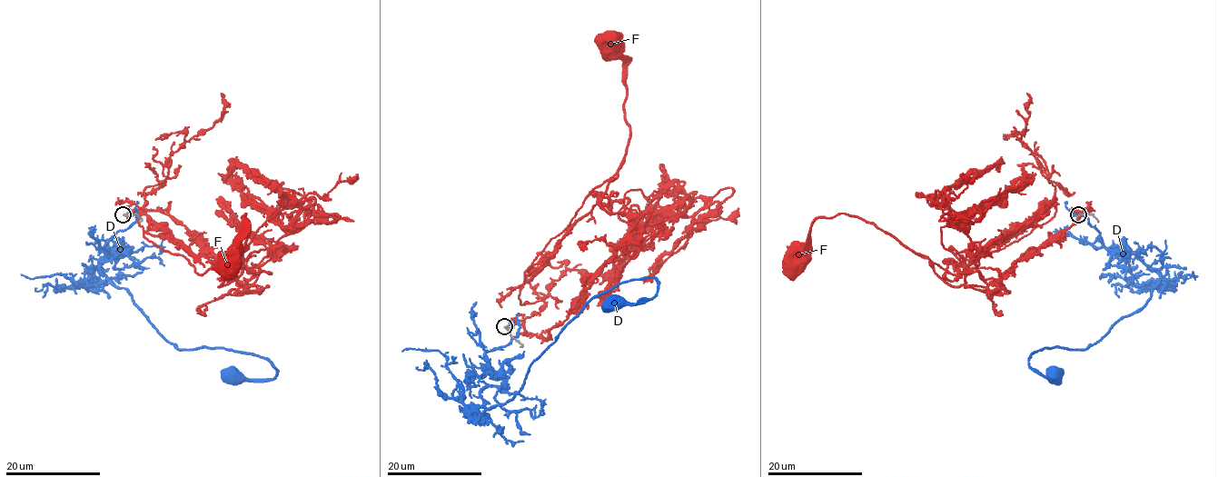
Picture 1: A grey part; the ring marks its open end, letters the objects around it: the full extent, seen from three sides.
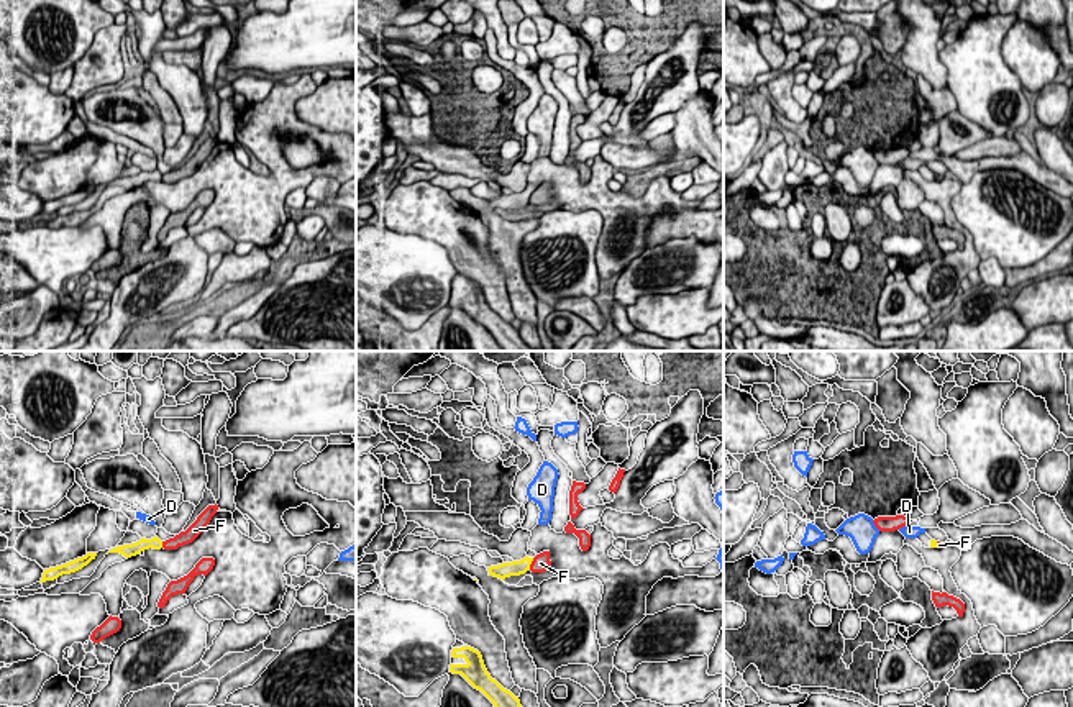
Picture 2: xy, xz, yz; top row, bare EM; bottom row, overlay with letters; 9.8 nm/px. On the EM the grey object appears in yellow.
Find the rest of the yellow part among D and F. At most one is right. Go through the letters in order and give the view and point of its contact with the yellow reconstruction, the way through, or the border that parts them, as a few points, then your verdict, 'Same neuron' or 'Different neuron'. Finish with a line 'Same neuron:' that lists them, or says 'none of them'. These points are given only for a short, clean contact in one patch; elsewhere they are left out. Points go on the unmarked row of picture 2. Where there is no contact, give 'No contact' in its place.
D: No contact. Different neuron
F: Touches yellow at xz (530, 196). Boundary: xz (534, 191), (529, 200). Different neuron
Same neuron: none of them

